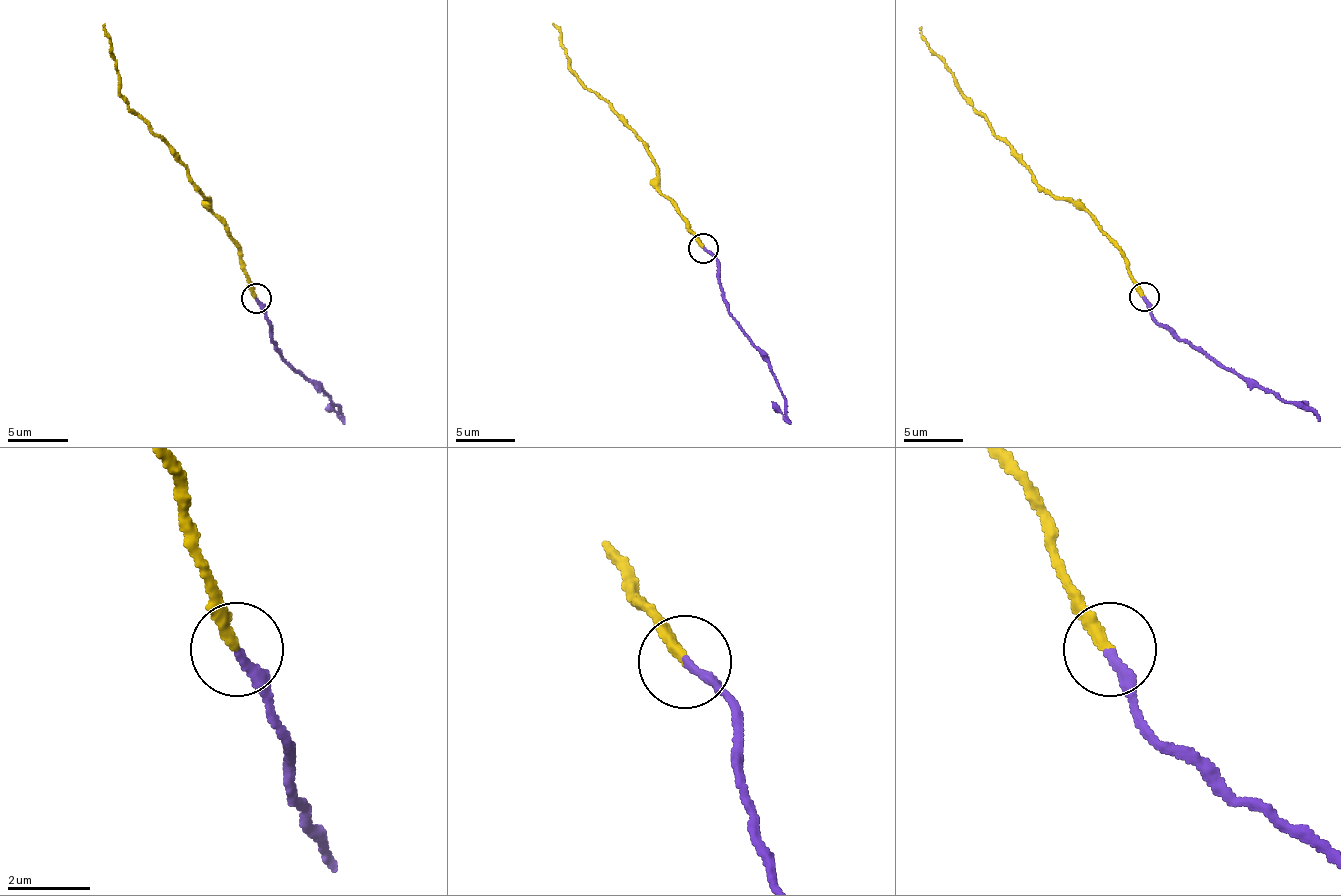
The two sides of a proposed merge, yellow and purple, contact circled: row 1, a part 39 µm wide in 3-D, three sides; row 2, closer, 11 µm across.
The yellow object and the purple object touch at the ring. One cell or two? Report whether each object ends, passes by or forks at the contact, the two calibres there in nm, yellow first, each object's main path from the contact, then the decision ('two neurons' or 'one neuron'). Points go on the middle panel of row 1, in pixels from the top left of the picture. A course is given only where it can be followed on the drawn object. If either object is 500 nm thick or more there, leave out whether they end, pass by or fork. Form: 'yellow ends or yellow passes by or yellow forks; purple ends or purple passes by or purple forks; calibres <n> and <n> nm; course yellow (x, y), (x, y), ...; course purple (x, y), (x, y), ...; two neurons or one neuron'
yellow ends; purple ends; calibres 280 and 220 nm; course yellow (702, 249), (688, 231), (685, 216), (658, 190), (655, 160), (646, 145), (570, 69), (567, 51), (552, 24); course purple (702, 249), (717, 260), (717, 281), (723, 287), (726, 311), (767, 364), (791, 423); two neurons

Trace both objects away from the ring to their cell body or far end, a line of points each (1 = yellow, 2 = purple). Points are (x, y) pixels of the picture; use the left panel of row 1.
1: (255, 297), (240, 267), (237, 240), (210, 210), (207, 198), (189, 168), (120, 93), (117, 60), (102, 24)
2: (255, 297), (270, 321), (270, 336), (276, 342), (279, 354), (339, 408), (345, 423)

